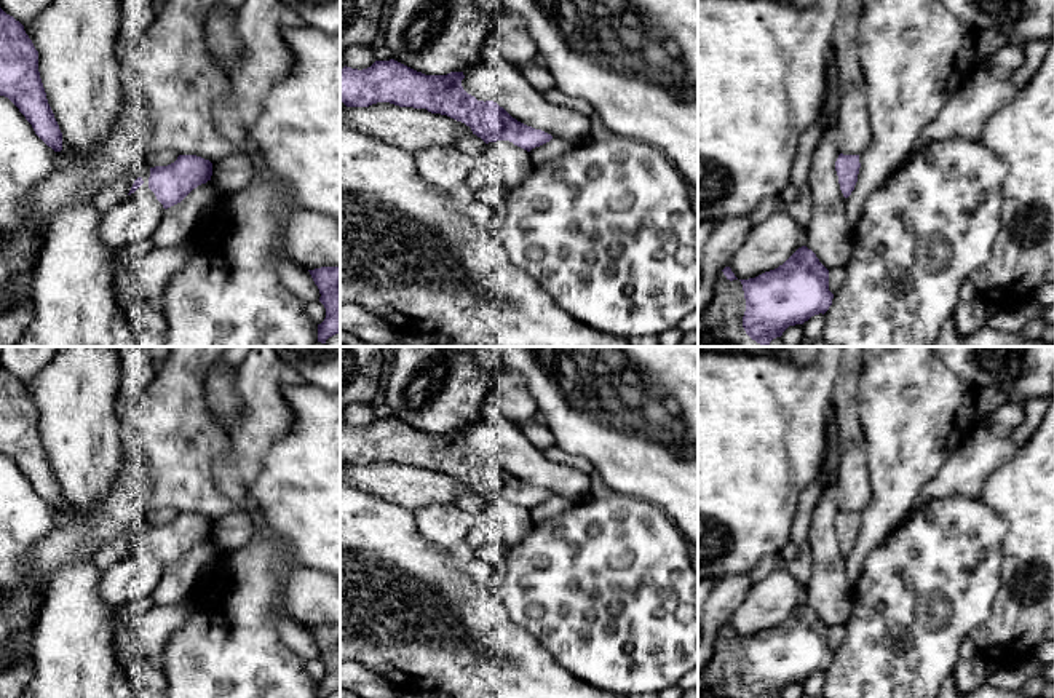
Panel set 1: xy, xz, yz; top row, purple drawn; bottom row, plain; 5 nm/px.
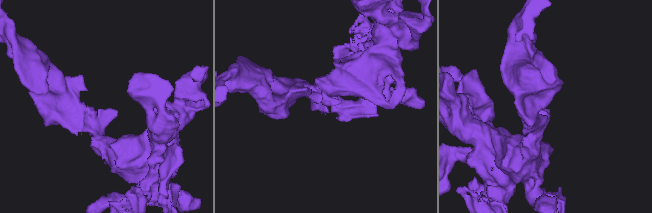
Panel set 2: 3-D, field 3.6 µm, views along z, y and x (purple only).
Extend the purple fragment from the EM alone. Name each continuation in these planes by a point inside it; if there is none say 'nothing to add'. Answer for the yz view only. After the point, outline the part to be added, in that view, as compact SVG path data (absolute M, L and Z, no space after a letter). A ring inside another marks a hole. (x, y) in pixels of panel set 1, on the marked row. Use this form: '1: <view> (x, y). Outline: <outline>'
1: yz (722, 321). Outline: M719 273L711 305L698 319L698 347L711 343L736 343L738 347L760 347L744 327L746 299L739 280L730 281Z

